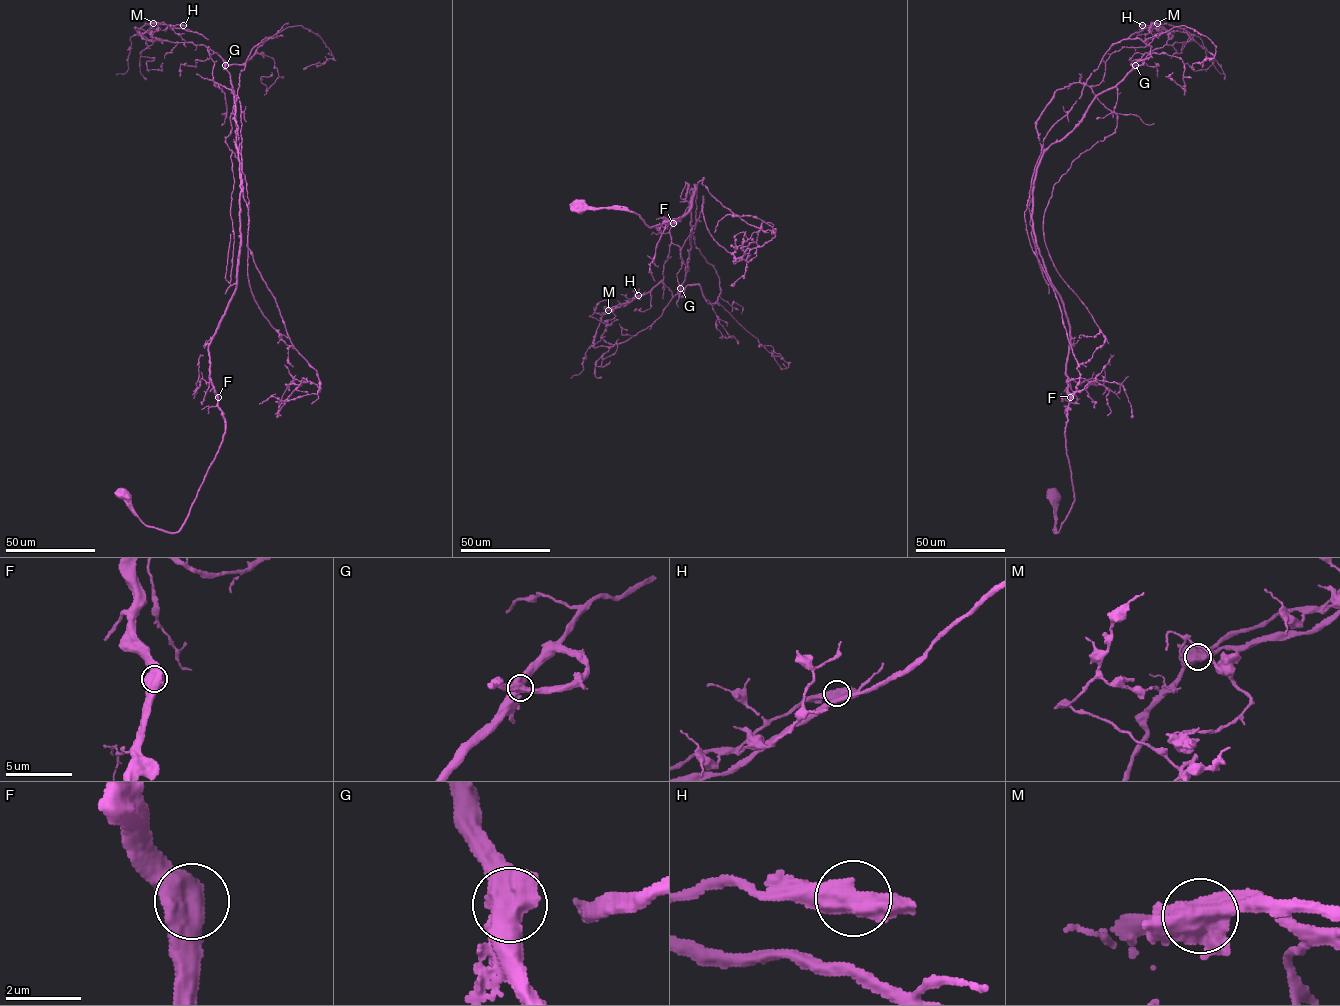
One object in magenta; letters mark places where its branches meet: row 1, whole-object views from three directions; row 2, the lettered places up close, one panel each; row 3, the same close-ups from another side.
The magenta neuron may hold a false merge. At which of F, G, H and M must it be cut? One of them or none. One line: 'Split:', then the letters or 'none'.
Split: M

